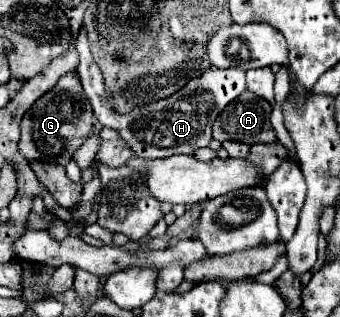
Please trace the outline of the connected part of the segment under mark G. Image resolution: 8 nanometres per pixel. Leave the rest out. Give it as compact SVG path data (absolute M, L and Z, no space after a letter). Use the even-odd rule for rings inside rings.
M69 72L25 112L21 120L19 152L23 152L27 160L43 160L65 166L73 158L75 150L93 134L93 128L95 116L91 112L91 104L83 94L77 72Z

